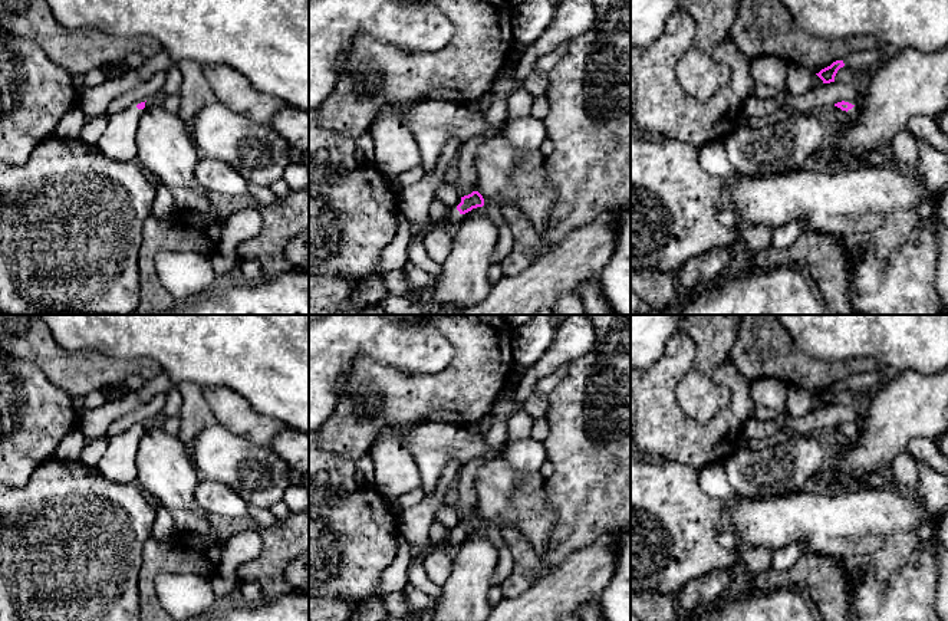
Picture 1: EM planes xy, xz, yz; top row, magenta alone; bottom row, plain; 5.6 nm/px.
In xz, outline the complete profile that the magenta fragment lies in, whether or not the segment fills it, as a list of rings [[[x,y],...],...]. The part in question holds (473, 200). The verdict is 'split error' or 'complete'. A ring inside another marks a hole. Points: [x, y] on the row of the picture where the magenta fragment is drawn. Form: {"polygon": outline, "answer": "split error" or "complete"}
{"polygon": [[[473,191],[471,194],[461,197],[461,203],[457,207],[451,206],[448,214],[442,220],[440,220],[438,224],[445,230],[454,233],[454,230],[461,221],[463,214],[483,206],[483,196],[478,191]]], "answer": "split error"}

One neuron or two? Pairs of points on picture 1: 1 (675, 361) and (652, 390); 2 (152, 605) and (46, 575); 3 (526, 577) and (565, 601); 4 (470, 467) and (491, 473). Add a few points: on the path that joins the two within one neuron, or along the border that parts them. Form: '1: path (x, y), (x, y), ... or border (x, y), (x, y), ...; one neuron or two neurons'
1: path (671, 368), (658, 383); one neuron
2: border (140, 567), (138, 605); two neurons
3: border (539, 577), (522, 594), (504, 598); two neurons
4: border (497, 456), (487, 460), (479, 470), (474, 503); two neurons

